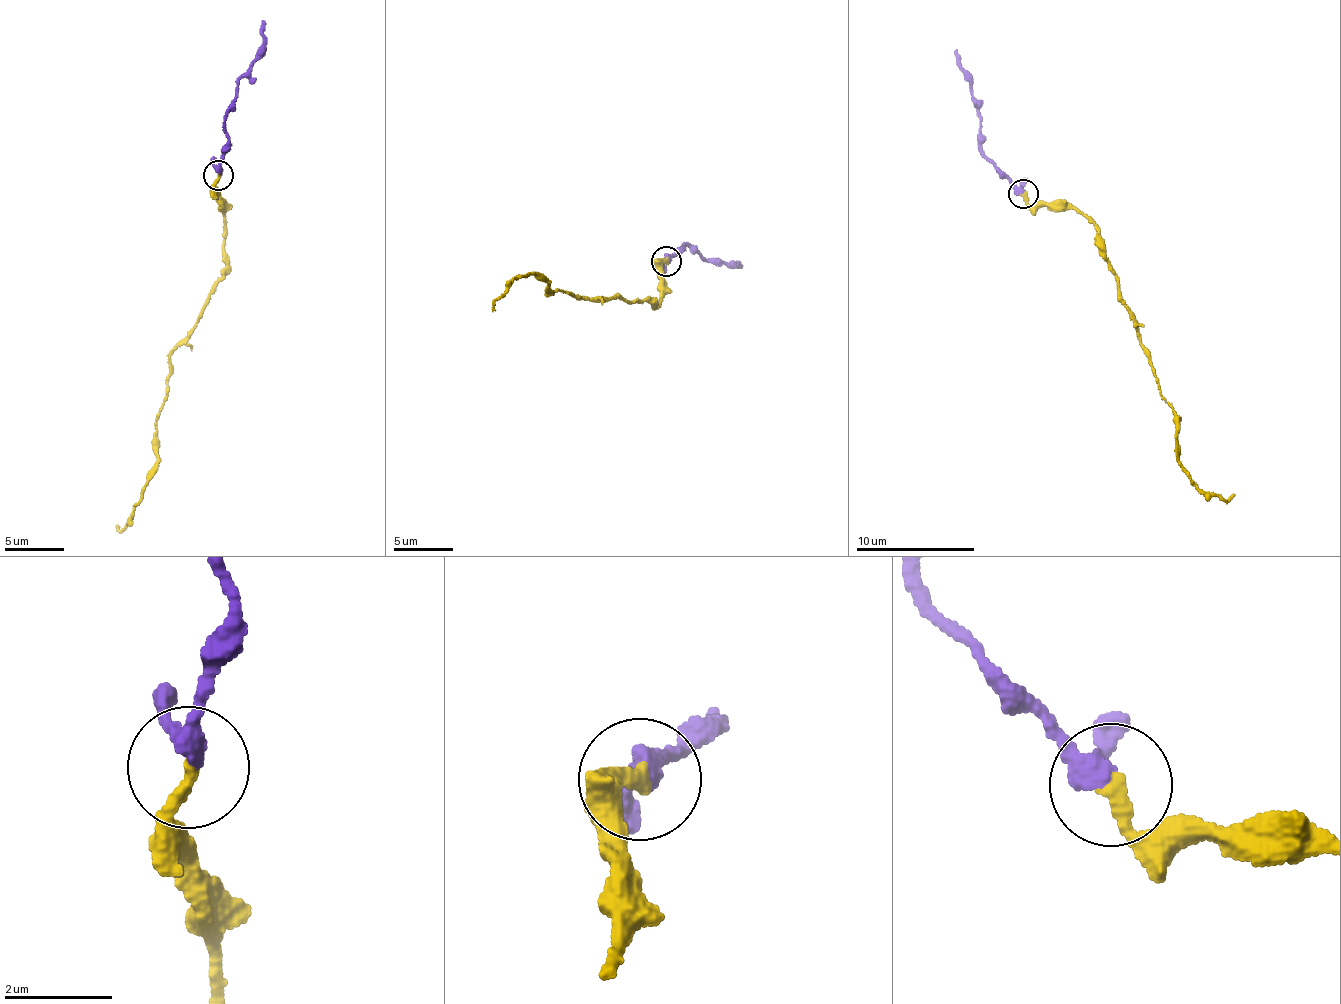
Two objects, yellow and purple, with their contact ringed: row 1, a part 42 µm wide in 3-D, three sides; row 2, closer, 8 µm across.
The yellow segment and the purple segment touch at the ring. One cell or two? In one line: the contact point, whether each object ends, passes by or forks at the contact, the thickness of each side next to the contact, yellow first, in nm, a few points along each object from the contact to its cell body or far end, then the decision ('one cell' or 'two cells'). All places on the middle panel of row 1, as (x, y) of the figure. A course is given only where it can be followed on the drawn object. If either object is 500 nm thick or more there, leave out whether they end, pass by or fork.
(666, 261) | yellow ends | purple passes by | 280/280 nm | yellow via (667, 262), (655, 307), (618, 293), (552, 292), (539, 272), (511, 282), (492, 312) | purple via (667, 262), (689, 246), (702, 260), (740, 265) | one cell

